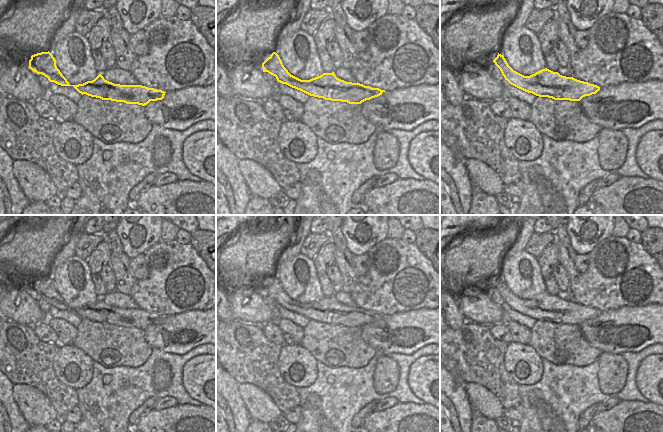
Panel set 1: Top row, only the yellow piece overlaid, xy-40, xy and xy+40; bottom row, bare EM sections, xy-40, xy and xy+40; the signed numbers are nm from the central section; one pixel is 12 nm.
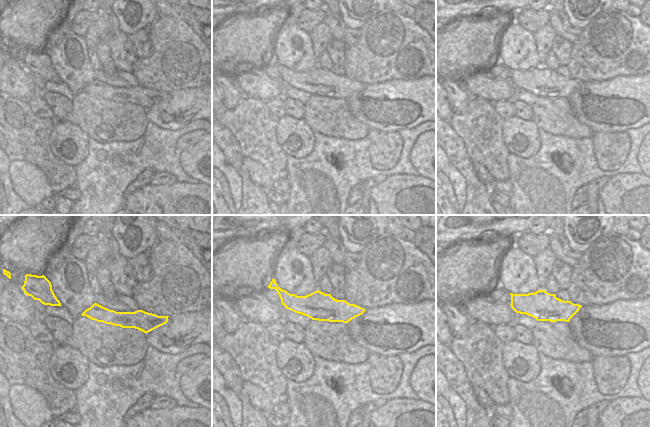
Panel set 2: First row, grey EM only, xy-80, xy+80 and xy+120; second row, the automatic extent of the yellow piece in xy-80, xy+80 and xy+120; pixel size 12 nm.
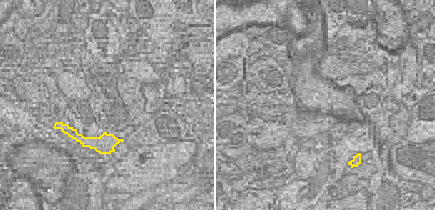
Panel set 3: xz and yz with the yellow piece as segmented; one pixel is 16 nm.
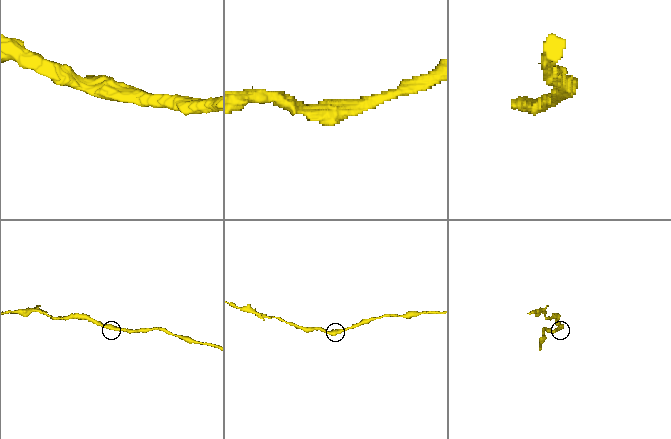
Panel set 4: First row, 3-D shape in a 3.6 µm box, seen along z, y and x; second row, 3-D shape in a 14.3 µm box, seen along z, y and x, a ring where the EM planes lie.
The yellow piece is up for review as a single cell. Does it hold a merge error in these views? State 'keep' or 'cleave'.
keep

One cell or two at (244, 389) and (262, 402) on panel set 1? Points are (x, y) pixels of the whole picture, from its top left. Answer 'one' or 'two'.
one

